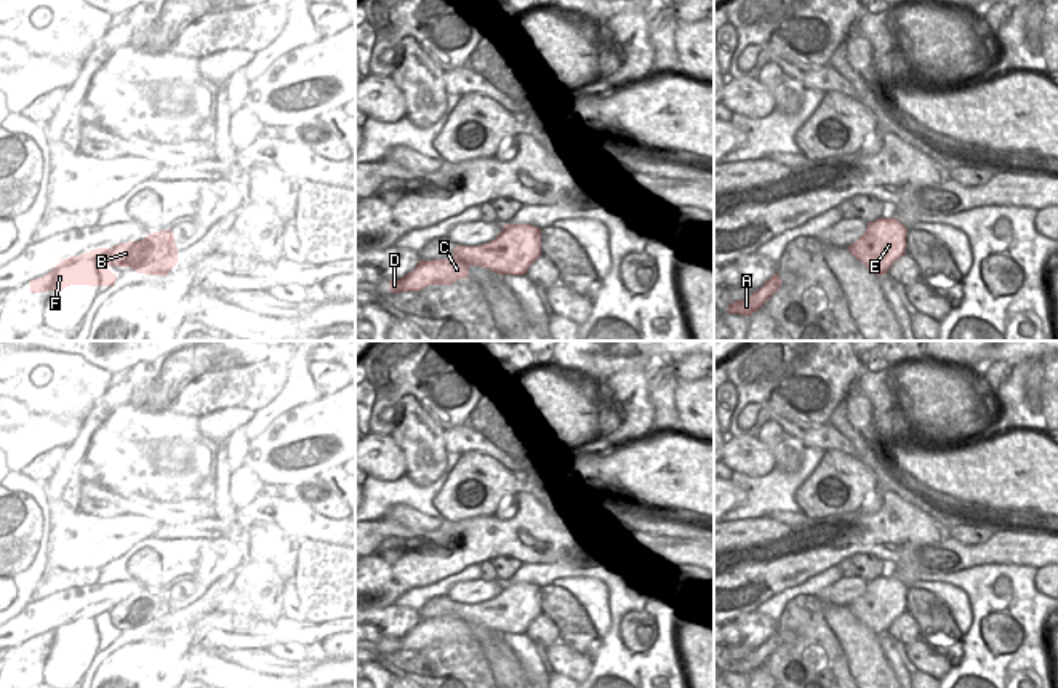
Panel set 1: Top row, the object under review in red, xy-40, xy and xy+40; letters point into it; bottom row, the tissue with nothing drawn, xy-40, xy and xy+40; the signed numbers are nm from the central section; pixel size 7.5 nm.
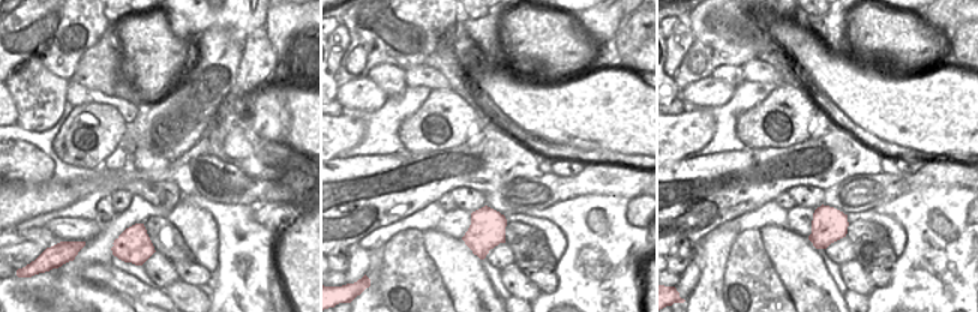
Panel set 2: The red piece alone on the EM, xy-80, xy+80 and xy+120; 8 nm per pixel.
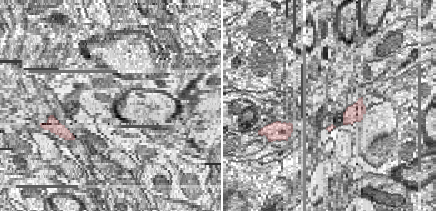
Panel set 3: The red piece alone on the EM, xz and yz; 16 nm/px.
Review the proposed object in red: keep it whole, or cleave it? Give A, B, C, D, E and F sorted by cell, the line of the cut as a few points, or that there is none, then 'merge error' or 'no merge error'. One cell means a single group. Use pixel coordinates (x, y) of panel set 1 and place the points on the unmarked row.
A B C D F / E | xy (516, 586), (516, 597), (504, 608), (495, 610), (490, 626) | merge error

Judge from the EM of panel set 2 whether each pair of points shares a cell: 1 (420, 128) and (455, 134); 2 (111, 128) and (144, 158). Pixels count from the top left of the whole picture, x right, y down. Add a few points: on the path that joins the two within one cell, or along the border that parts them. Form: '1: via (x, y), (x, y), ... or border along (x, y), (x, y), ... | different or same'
1: via (429, 128), (446, 128) | same
2: border along (128, 123), (119, 143) | different

